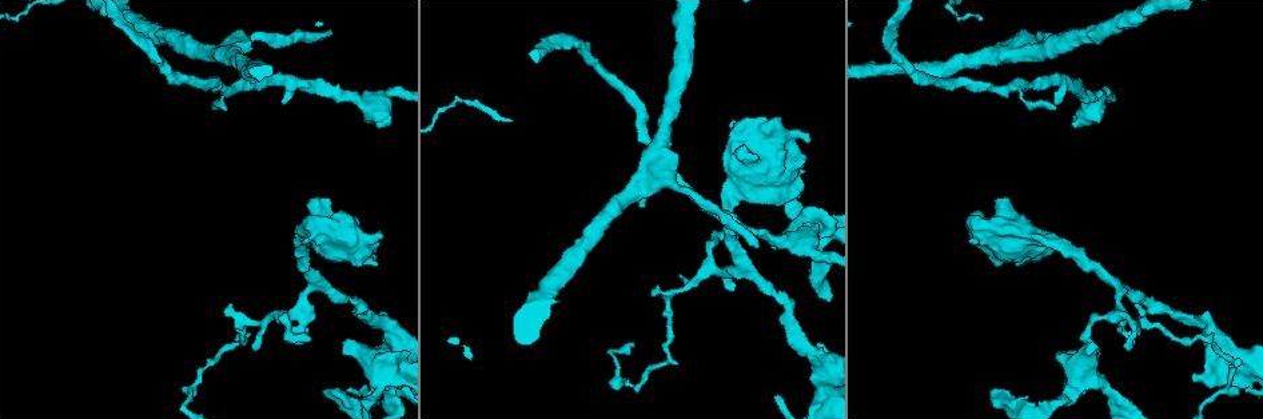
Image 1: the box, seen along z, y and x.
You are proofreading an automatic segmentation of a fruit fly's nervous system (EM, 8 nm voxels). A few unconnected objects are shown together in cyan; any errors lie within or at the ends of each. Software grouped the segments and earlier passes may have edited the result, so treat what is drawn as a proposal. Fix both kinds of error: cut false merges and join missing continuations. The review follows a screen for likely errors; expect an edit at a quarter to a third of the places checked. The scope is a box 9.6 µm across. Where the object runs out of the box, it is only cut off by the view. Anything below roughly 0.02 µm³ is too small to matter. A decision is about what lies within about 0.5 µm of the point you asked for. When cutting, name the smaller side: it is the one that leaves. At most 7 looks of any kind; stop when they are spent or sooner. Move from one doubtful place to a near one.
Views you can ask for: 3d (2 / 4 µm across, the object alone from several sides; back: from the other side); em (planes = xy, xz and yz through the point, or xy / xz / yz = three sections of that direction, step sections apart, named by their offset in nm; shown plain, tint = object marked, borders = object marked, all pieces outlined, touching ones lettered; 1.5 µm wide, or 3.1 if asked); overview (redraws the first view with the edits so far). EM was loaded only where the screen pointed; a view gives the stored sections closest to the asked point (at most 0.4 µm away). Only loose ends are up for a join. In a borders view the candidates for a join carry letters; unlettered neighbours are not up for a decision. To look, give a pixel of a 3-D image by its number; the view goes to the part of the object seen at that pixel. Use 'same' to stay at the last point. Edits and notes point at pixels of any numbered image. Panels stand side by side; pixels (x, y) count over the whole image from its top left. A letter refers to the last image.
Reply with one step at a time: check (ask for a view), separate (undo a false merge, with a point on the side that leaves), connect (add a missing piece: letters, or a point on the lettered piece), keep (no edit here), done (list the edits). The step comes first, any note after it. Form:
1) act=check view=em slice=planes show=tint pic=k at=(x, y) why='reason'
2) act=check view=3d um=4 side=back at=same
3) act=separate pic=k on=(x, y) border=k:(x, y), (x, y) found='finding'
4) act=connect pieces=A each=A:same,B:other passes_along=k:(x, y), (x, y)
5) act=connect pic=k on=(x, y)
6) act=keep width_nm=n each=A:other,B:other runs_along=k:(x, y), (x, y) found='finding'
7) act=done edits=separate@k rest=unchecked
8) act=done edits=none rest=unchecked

act=check view=3d um=2 pic=1 at=(1192, 379) why='an open end'

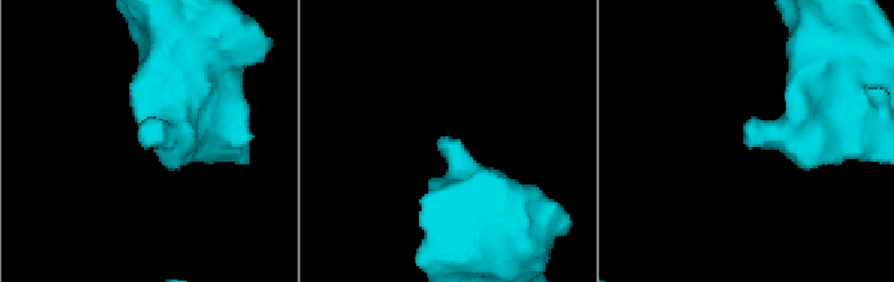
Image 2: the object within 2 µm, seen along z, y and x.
act=check view=em slice=planes show=borders pic=2 at=(749, 144) why='now the EM'

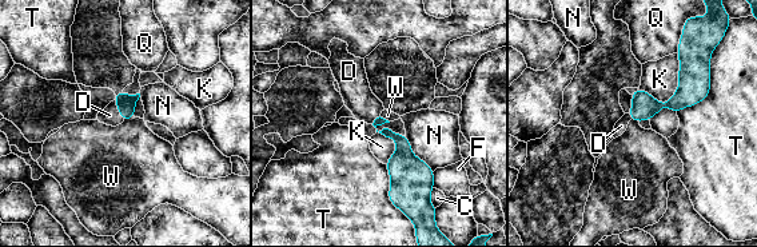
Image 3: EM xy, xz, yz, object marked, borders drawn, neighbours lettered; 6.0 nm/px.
act=connect pieces=D each=C:other,D:same,F:other,K:other,N:other,Q:other,T:other,W:other passes_along=3:(126, 104), (118, 108), (110, 115) found='the cell continues'

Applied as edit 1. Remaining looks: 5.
act=check view=em slice=yz step=8 show=borders pic=1 at=(345, 344)

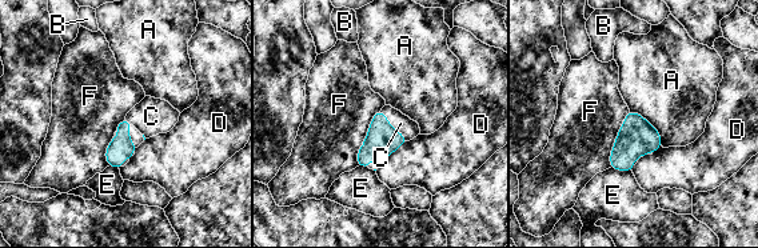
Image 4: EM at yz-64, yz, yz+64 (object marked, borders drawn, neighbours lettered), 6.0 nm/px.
act=connect pieces=C each=A:other,B:other,C:same,D:other,E:other,F:other passes_along=4:(382, 140), (393, 127), (401, 123) found='the cell continues'

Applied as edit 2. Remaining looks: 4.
act=check view=overview

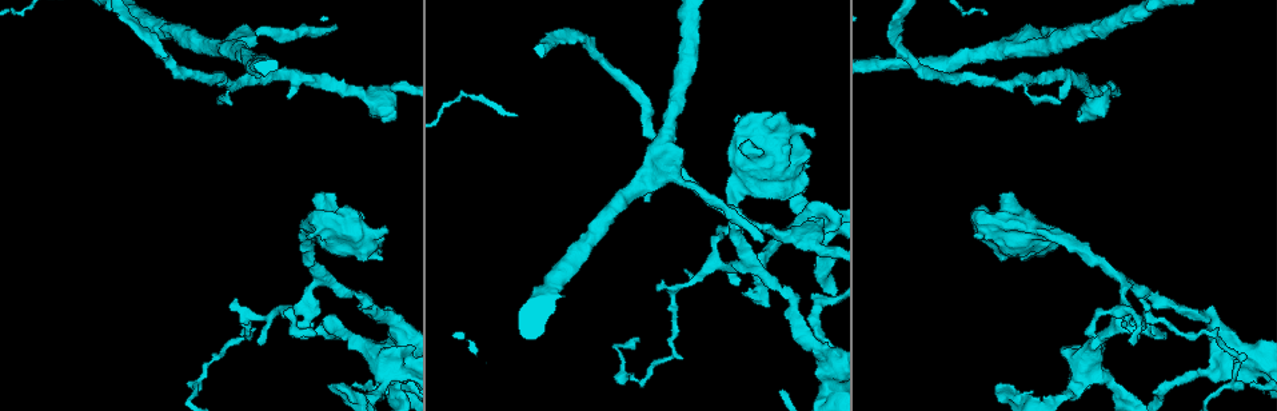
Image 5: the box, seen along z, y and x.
act=check view=em slice=planes show=borders pic=5 at=(763, 241) why='free end'

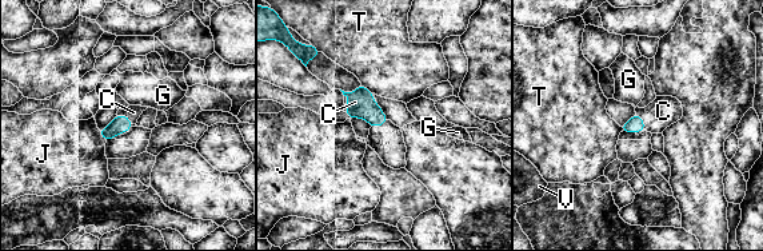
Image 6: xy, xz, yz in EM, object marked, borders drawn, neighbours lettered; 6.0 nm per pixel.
act=connect pieces=C each=C:same,G:other,J:other,T:other,V:other found='it goes on there'

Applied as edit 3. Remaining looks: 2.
act=done edits=connect@3,connect@4,connect@6 rest=unchecked

